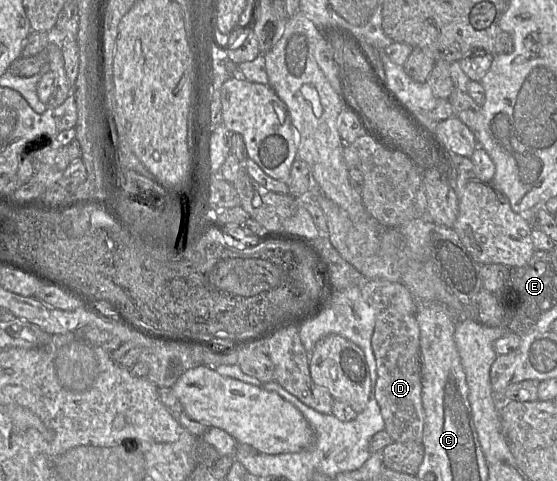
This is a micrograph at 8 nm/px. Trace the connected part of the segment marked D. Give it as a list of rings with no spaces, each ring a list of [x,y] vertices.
[[[364,280],[361,294],[375,312],[371,338],[377,369],[374,397],[380,408],[385,430],[396,442],[422,442],[425,414],[421,397],[420,331],[415,300],[402,283],[387,280]]]

